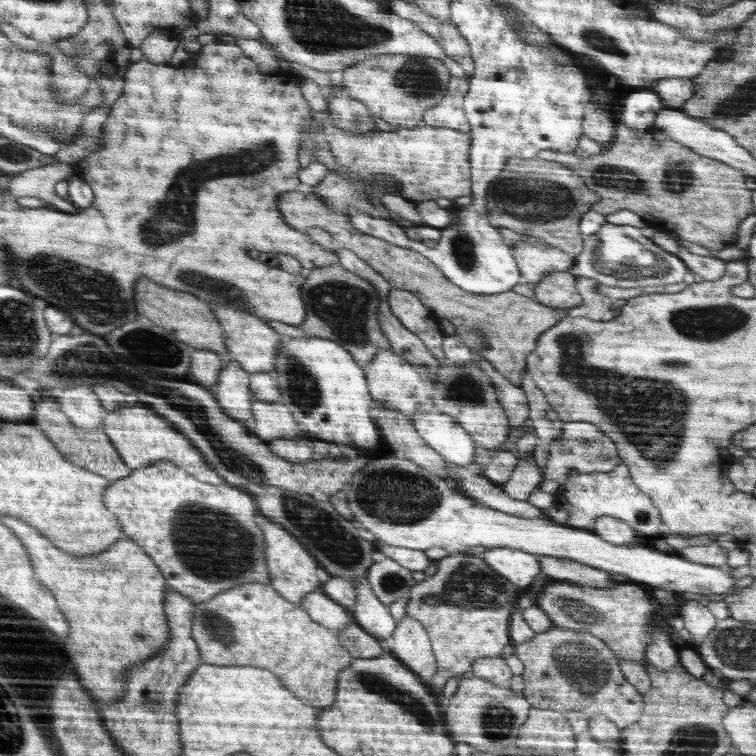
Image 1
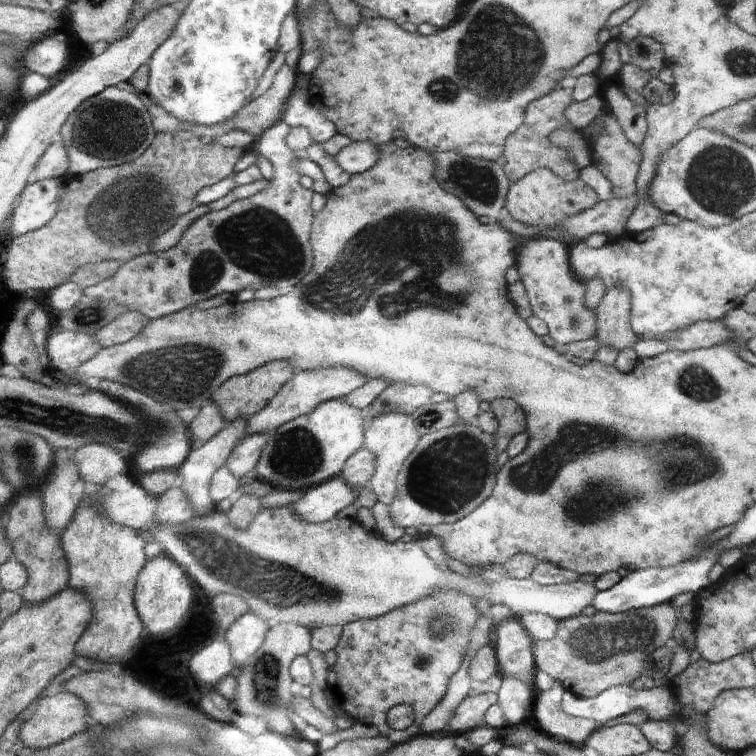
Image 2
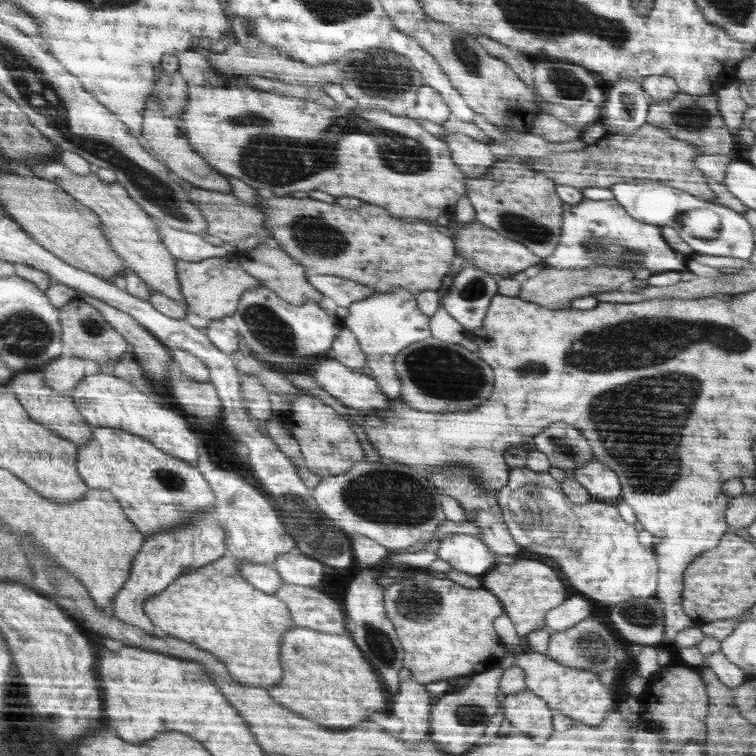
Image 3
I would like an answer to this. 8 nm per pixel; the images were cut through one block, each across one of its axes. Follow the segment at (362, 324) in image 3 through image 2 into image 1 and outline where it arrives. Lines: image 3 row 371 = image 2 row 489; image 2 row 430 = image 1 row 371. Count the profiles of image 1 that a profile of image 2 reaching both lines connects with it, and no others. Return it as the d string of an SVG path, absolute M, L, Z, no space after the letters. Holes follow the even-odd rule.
M380 349L365 369L374 404L400 411L410 420L413 420L416 413L435 411L427 389L427 383L414 369L413 364L404 359L404 356L397 355L390 349Z

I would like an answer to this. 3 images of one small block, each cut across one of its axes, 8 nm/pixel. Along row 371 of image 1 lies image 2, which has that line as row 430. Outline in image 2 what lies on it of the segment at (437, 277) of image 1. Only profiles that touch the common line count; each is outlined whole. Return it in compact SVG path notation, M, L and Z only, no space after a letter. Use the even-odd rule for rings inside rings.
M498 398L491 401L490 409L494 416L498 418L498 432L495 434L497 439L496 450L502 452L508 446L513 436L524 433L527 430L527 415L524 410L508 398Z

